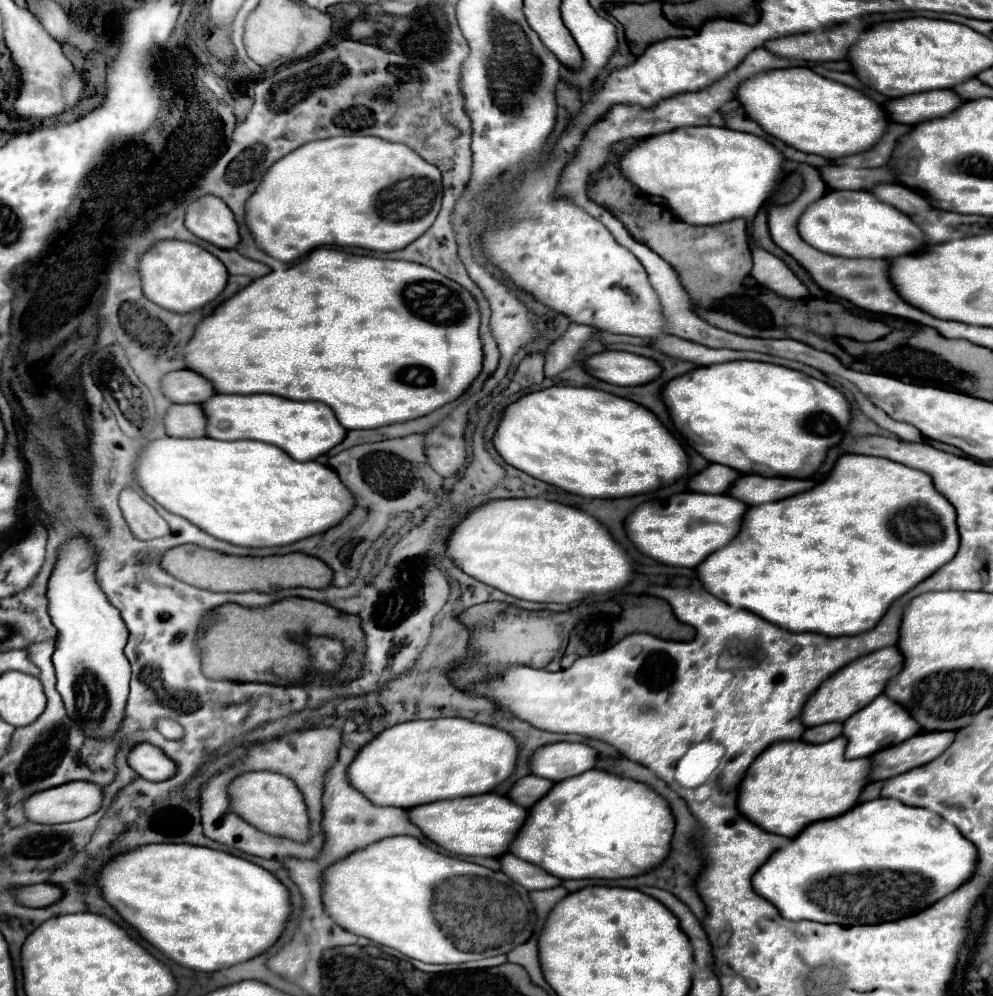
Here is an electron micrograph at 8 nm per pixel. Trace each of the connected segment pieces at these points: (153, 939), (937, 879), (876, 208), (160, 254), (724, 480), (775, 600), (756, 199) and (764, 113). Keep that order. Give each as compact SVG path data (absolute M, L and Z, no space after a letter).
M147 844L147 846L137 846L133 850L127 850L123 854L117 854L115 858L111 858L103 868L101 872L97 874L97 886L101 890L101 896L103 900L129 924L133 926L141 938L145 938L151 946L155 946L161 954L165 954L169 960L185 966L185 968L191 968L191 970L201 970L201 972L215 972L215 970L221 970L221 968L227 968L227 966L233 966L237 962L243 962L243 960L249 960L261 952L265 952L269 946L273 946L277 942L277 938L281 936L283 932L283 926L289 918L289 912L291 912L291 904L289 904L289 892L287 888L267 870L263 870L261 866L245 860L245 858L239 858L239 856L233 856L233 854L227 854L227 852L221 852L221 850L213 850L213 848L205 848L205 846L193 846L193 844Z
M875 798L859 802L845 816L817 820L801 830L797 838L777 848L769 862L753 874L753 890L779 910L787 920L837 922L841 926L879 924L909 916L947 896L965 882L977 864L977 850L961 832L939 814L927 808L907 806L895 798Z
M829 190L805 208L797 222L797 232L805 242L813 242L813 248L825 254L853 258L895 258L925 246L923 232L909 216L863 190Z
M183 240L155 242L139 258L137 268L149 268L149 284L145 284L145 276L141 276L145 296L161 308L169 308L173 312L195 312L203 308L223 292L229 278L227 268L221 264L219 258L215 258L205 248Z
M709 464L705 470L691 476L689 490L705 492L705 494L725 494L729 484L733 484L733 480L737 480L737 476L739 474L729 466Z
M843 454L835 462L831 474L820 484L813 486L811 490L801 492L799 496L789 496L785 500L777 500L773 504L751 506L743 516L743 524L741 524L739 534L729 542L729 546L709 554L697 566L697 576L703 584L703 588L707 592L711 592L715 598L727 602L733 608L745 608L745 610L765 618L767 622L773 622L773 624L785 628L785 630L793 630L793 632L805 632L807 630L807 632L819 632L819 634L827 634L827 636L849 636L849 634L857 634L857 632L867 632L869 628L873 628L881 620L881 616L885 614L885 610L889 608L889 604L893 600L903 596L907 590L917 586L921 580L929 578L937 568L941 568L941 564L947 564L959 548L955 508L935 488L933 488L933 520L931 520L931 510L929 510L931 482L933 480L931 480L929 474L925 474L921 470L913 470L909 466L903 466L903 464L887 460L887 458Z
M685 126L639 140L623 154L619 168L623 176L631 184L635 184L641 192L649 196L667 198L669 208L677 214L677 218L681 218L687 224L705 226L705 224L729 222L733 218L745 218L747 222L753 220L761 204L767 198L771 198L773 192L777 192L783 176L781 164L783 164L783 156L779 154L779 150L755 134L735 132L717 126Z
M783 68L761 72L741 82L735 98L769 136L795 150L817 154L827 160L869 150L887 130L887 116L877 102L855 88L827 80L811 68Z

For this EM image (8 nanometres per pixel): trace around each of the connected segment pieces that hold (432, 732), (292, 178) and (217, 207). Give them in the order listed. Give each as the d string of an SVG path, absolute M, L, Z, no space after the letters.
M465 718L395 724L367 742L347 768L347 780L377 806L411 808L443 798L487 794L513 774L517 742L505 730Z
M339 136L339 138L327 138L327 140L317 140L317 142L307 142L301 148L289 152L287 156L283 156L281 160L277 160L263 176L263 180L259 182L257 190L253 192L253 196L249 196L247 204L245 204L245 222L247 228L255 240L255 244L269 254L271 258L277 258L281 262L293 262L297 258L301 258L303 254L311 252L315 246L355 246L355 248L365 248L365 250L375 250L375 252L393 252L393 250L401 250L405 246L409 246L413 240L417 240L437 218L439 208L441 208L441 196L443 196L443 186L441 186L441 172L425 162L419 154L415 154L409 146L405 144L393 144L387 142L383 138L375 138L375 136Z
M201 196L187 206L185 226L201 240L219 248L235 248L239 244L239 228L229 206L217 196Z

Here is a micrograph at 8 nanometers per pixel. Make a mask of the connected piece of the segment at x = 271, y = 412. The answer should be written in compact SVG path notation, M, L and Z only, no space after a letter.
M215 394L211 400L201 404L207 416L205 434L215 440L259 440L275 444L297 462L315 460L337 446L347 430L337 424L333 410L321 402L297 402L273 394L251 394L251 396L227 396Z

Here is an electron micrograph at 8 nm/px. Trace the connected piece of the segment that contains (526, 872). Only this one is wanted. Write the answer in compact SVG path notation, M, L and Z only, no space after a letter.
M509 852L505 856L499 856L499 864L501 864L501 872L507 874L513 882L521 884L525 890L547 890L561 884L561 880L557 880L555 876L543 872L543 868L523 862L521 858Z

